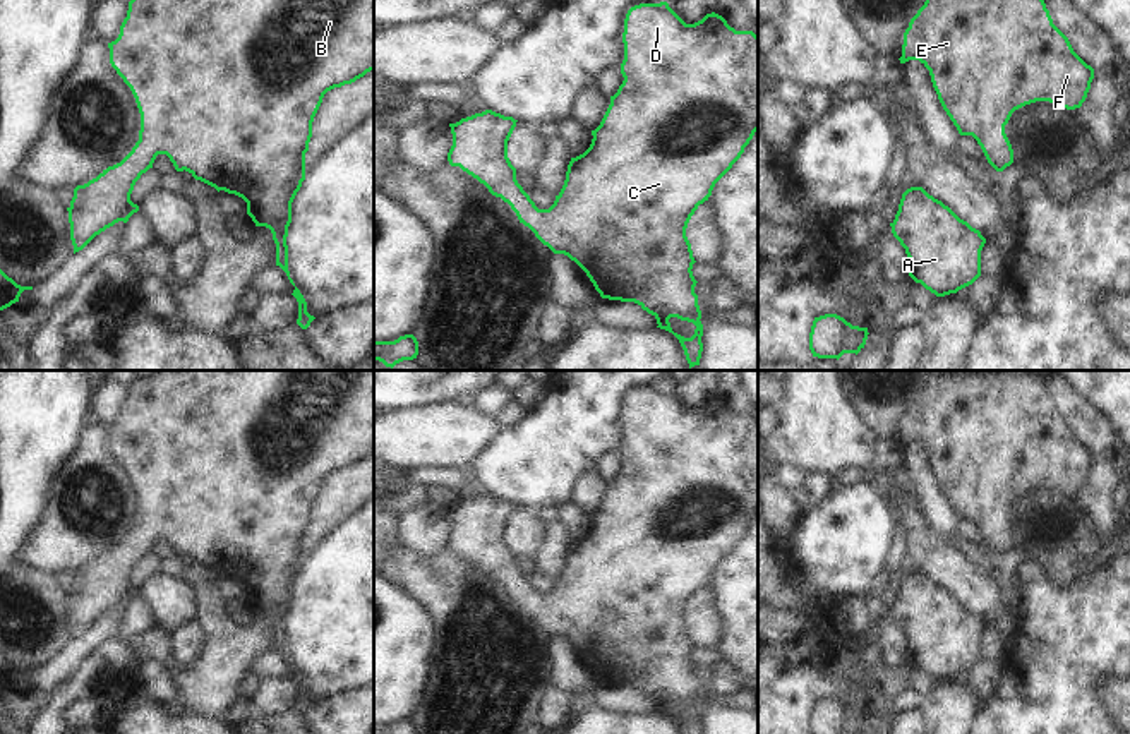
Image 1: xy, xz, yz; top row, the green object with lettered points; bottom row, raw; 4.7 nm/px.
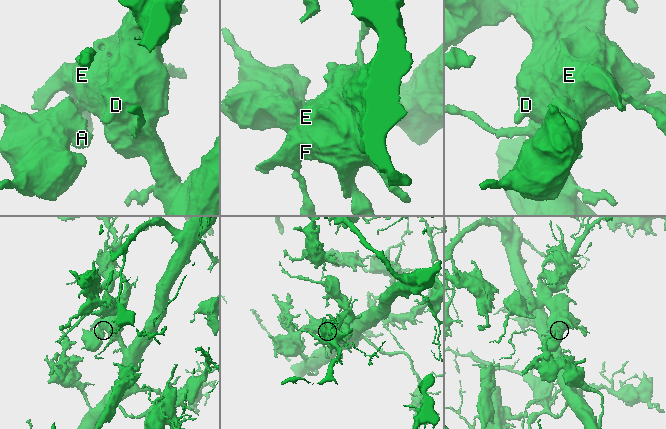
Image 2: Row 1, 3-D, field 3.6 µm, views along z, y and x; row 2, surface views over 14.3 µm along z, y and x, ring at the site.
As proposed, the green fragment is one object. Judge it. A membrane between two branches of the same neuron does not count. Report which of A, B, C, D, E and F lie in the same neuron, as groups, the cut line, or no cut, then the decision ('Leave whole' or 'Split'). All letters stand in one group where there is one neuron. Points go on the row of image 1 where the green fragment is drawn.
Groups: A B C D E F. No split. Leave whole

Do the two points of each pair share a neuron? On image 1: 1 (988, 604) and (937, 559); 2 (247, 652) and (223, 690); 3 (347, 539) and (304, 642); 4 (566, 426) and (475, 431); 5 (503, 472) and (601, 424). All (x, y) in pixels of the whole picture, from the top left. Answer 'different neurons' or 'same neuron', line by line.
1: same neuron
2: same neuron
3: same neuron
4: different neurons
5: same neuron

